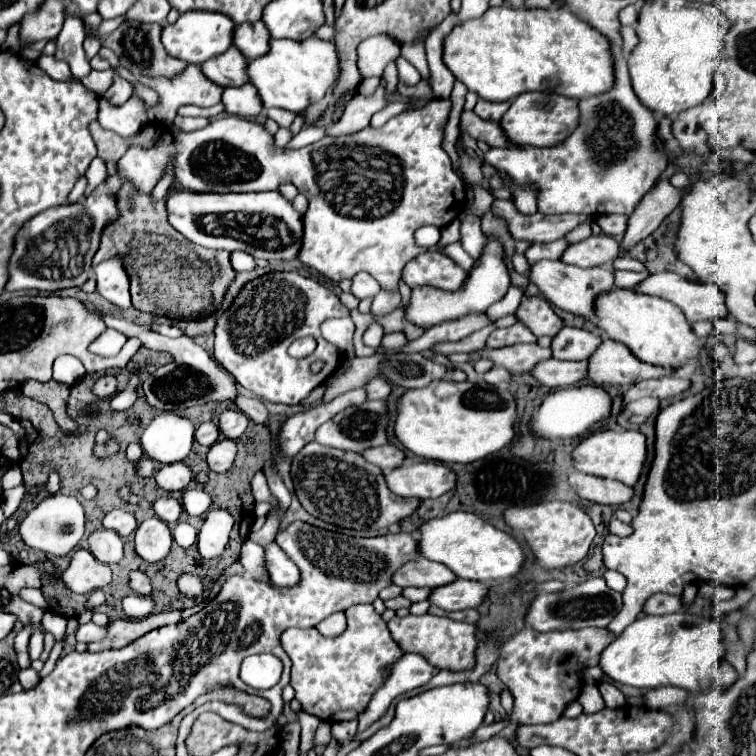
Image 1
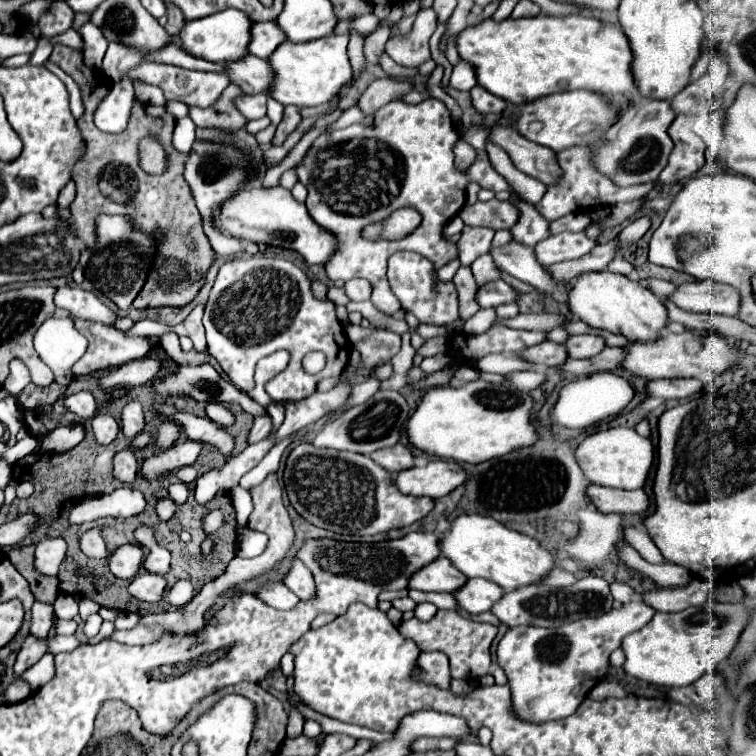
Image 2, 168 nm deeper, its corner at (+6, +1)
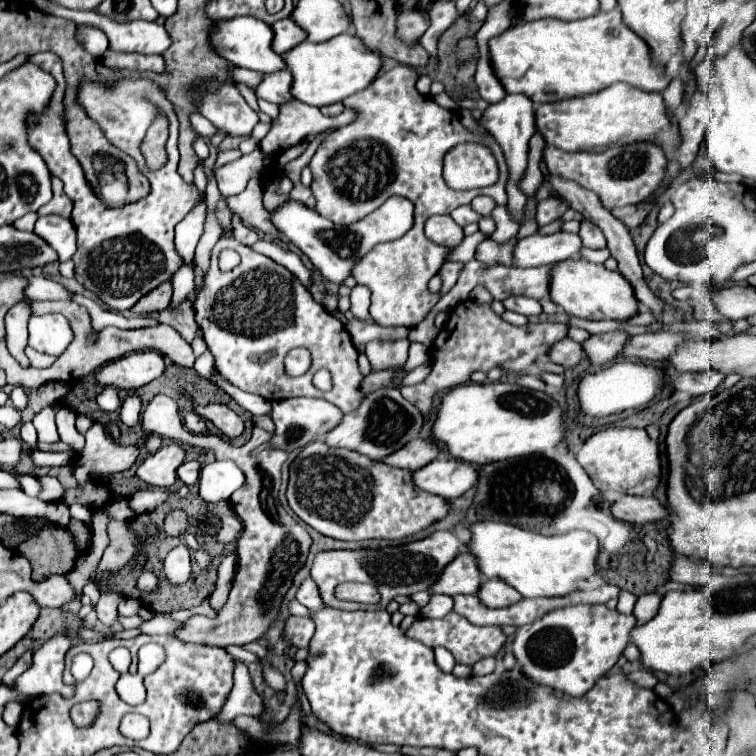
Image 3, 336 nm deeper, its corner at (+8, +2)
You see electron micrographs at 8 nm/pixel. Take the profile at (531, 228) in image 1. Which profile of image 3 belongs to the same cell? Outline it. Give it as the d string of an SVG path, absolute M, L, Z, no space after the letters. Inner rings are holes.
M464 205L464 207L458 207L456 211L450 213L450 217L460 225L460 227L466 227L468 223L476 223L478 219L482 219L478 213L472 211L470 205Z

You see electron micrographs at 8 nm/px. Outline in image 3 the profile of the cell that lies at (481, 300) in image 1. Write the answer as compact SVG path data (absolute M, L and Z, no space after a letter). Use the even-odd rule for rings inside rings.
M508 297L508 299L504 301L504 305L506 305L508 311L514 311L514 313L520 313L520 315L526 315L526 317L530 317L530 315L540 315L540 313L542 313L540 301L528 299L528 297Z

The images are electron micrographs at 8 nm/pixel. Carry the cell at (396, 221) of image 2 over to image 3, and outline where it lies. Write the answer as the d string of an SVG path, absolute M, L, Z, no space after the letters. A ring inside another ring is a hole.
M390 197L380 209L376 209L366 219L362 219L354 225L342 227L342 225L334 225L332 221L320 217L316 211L308 209L306 205L298 203L298 201L288 201L278 211L272 213L272 223L288 241L292 241L310 259L310 263L322 273L324 279L328 279L336 285L342 285L352 275L354 265L376 243L398 239L412 227L414 207L404 197Z

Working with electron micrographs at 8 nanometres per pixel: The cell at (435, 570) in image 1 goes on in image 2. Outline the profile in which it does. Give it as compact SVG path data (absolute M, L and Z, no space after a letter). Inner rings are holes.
M438 556L438 560L426 564L418 572L414 572L408 580L408 588L424 590L424 592L454 592L466 582L466 576L458 572L450 560Z

